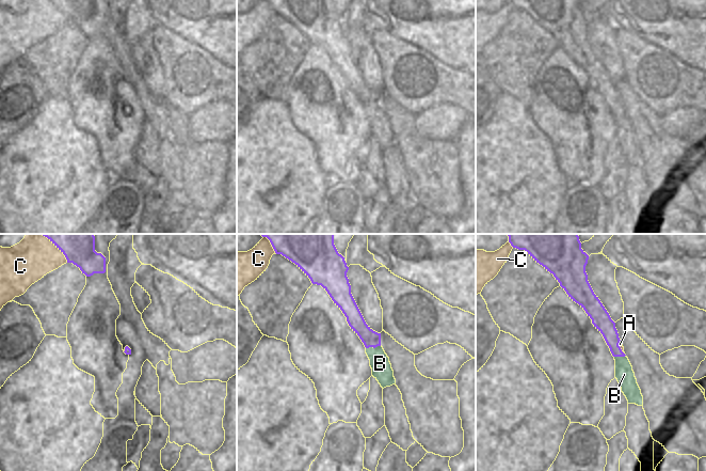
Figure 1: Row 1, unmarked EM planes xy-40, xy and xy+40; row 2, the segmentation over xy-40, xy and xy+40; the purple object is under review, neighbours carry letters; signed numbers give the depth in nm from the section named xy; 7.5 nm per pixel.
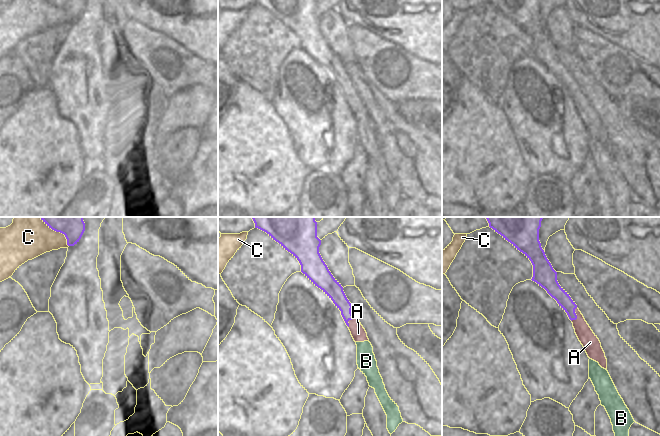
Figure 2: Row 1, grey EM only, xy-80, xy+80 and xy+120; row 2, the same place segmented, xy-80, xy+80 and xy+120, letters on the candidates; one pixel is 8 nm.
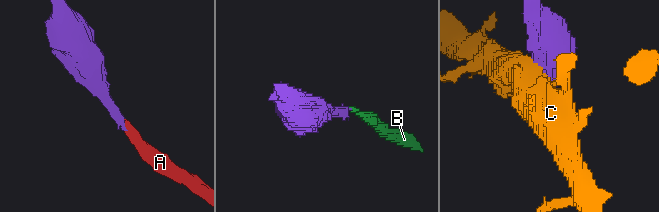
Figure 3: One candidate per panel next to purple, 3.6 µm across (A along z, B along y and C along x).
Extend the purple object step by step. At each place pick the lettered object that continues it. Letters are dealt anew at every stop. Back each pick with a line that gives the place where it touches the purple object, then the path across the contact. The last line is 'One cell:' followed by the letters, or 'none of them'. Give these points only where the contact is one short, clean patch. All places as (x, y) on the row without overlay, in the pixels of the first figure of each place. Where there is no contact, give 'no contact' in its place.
A: xy+40 (620, 108) | across xy+40 (602, 80), (611, 99), (620, 108), (620, 105)
One cell: A

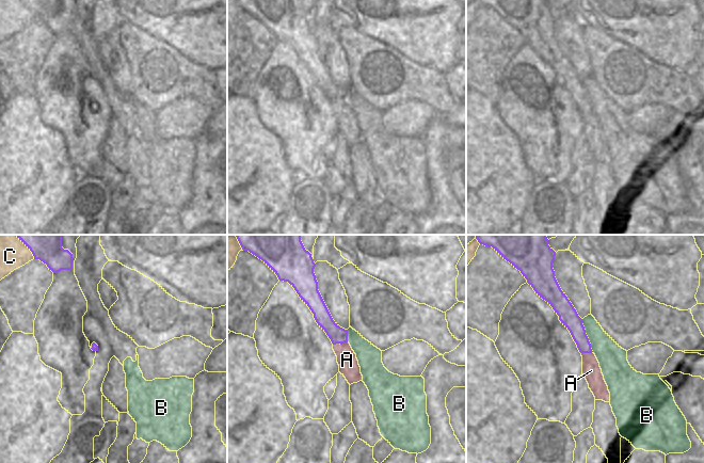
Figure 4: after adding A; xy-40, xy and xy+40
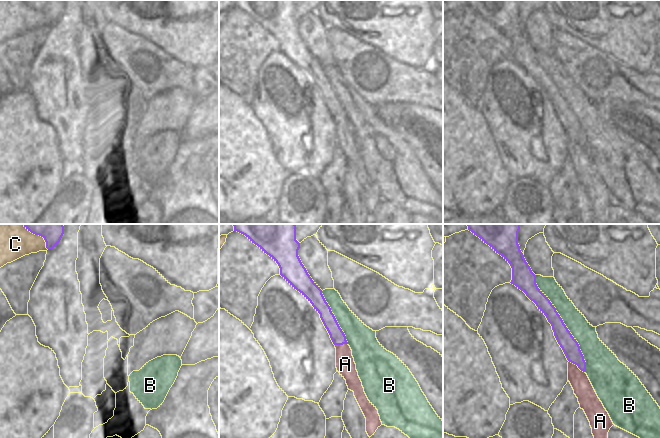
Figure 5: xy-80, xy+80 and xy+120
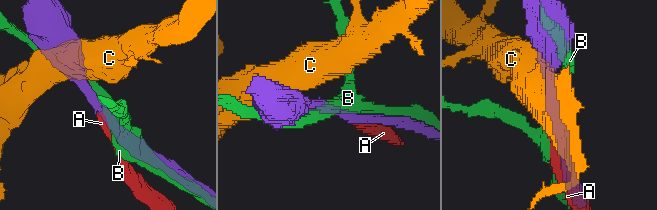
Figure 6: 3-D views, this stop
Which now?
One cell: none of them

